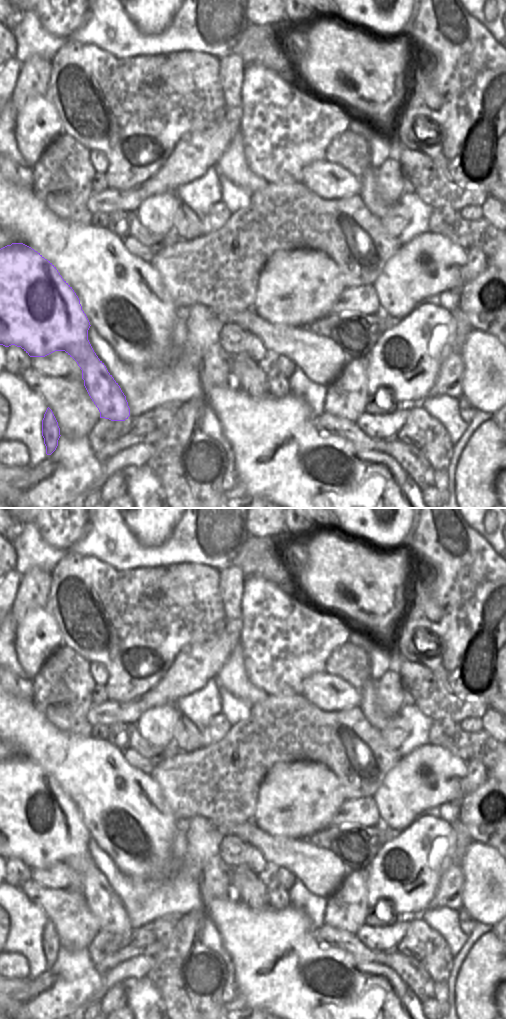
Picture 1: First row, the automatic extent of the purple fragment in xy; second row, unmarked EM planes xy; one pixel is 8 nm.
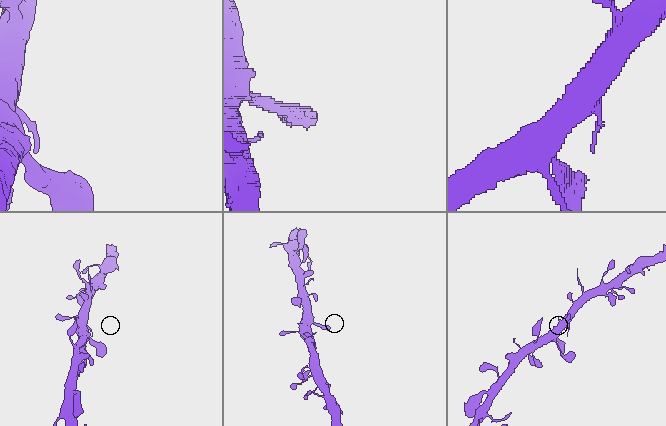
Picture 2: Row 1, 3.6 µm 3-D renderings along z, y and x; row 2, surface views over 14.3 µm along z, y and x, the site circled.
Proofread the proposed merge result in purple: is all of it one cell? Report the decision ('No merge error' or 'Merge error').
No merge error.

